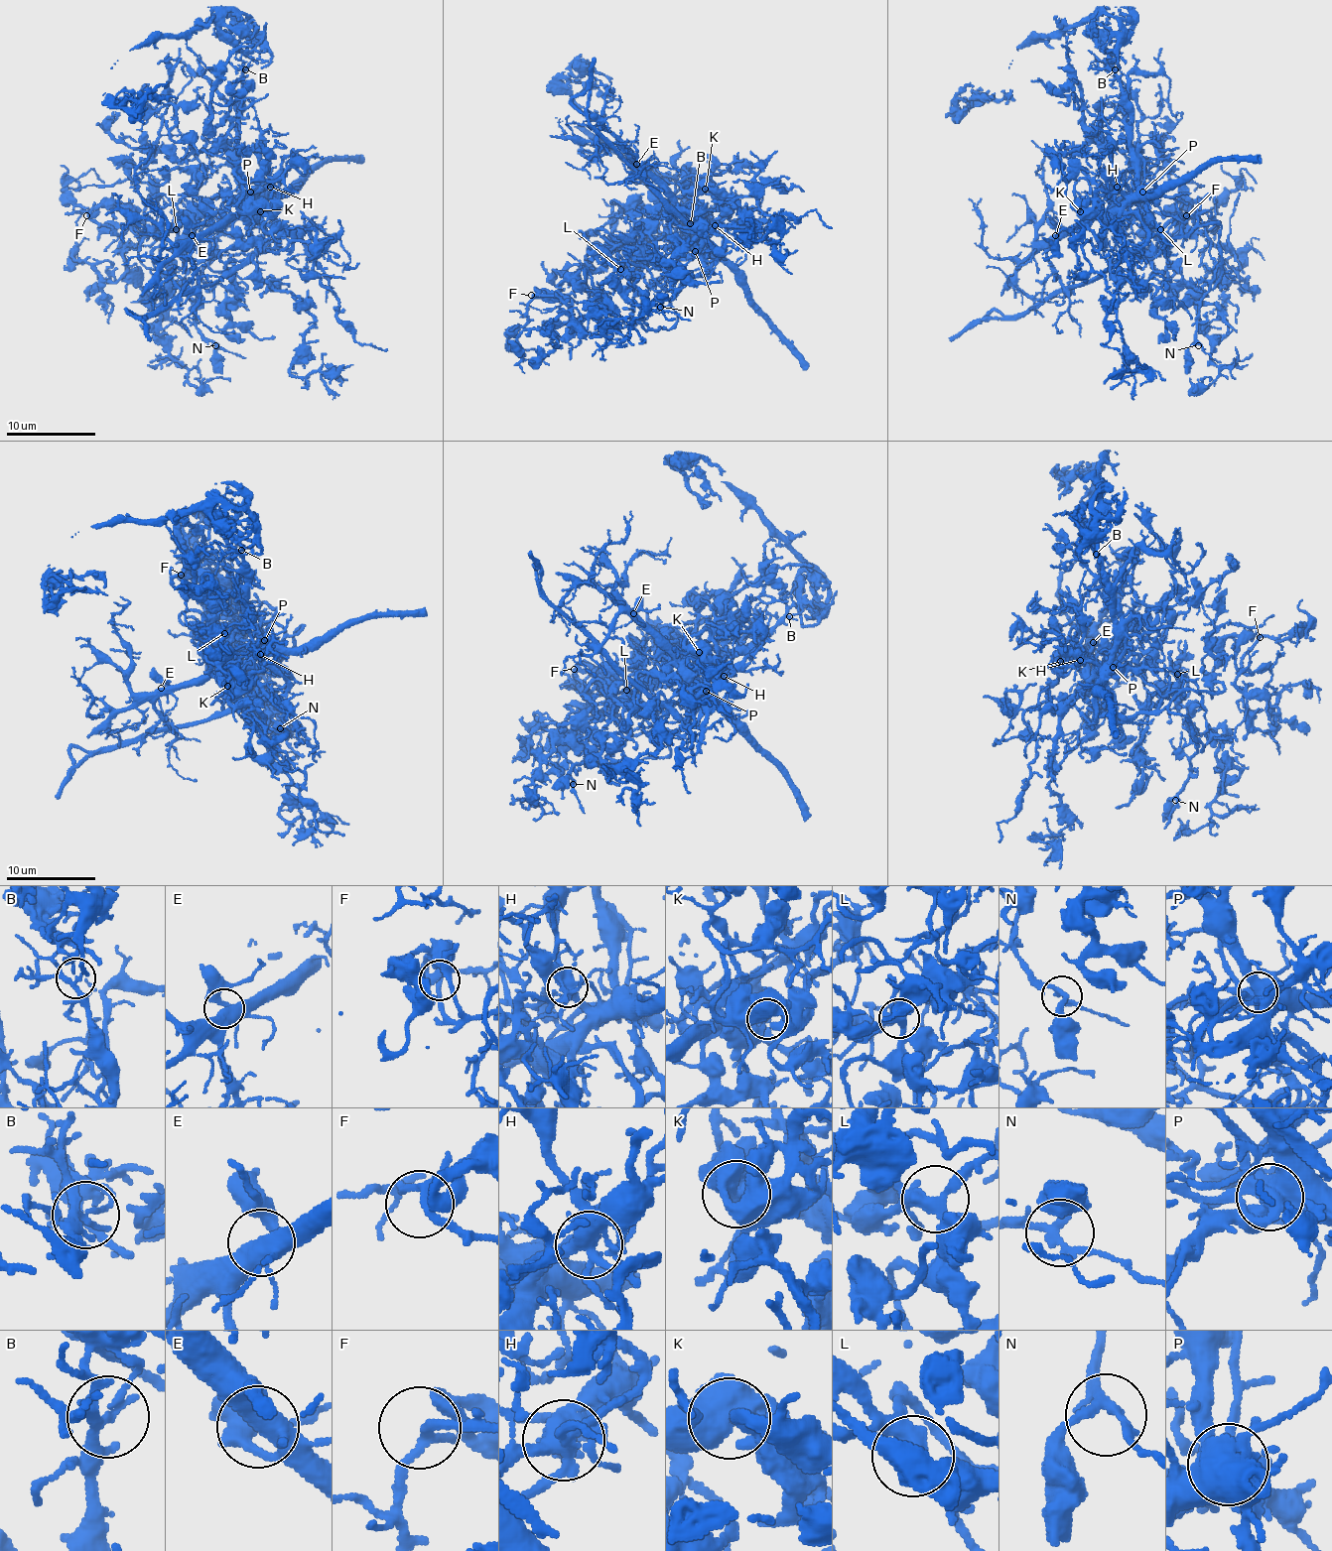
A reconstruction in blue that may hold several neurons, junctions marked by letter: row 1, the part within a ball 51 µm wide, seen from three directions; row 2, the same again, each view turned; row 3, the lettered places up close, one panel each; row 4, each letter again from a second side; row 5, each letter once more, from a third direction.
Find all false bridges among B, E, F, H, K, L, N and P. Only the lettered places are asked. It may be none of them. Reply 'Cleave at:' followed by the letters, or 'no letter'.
Cleave at: B, H, P

